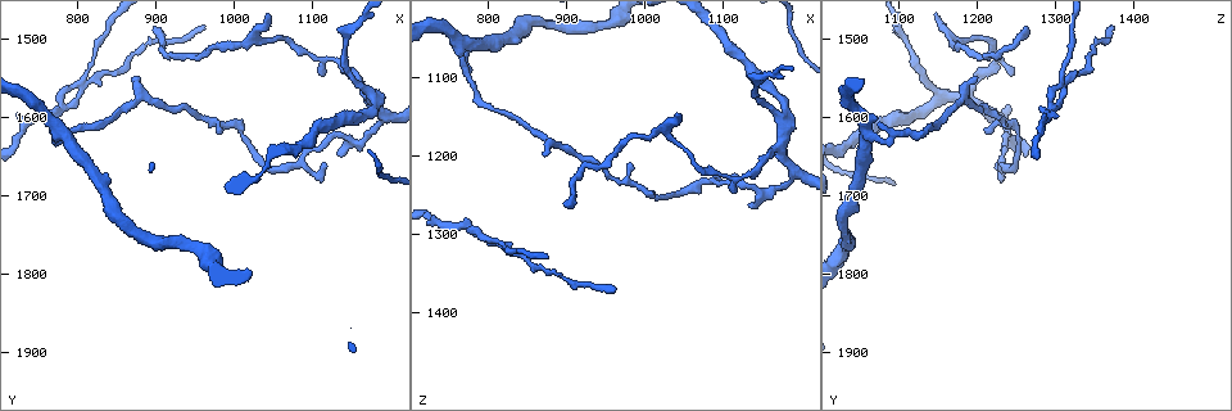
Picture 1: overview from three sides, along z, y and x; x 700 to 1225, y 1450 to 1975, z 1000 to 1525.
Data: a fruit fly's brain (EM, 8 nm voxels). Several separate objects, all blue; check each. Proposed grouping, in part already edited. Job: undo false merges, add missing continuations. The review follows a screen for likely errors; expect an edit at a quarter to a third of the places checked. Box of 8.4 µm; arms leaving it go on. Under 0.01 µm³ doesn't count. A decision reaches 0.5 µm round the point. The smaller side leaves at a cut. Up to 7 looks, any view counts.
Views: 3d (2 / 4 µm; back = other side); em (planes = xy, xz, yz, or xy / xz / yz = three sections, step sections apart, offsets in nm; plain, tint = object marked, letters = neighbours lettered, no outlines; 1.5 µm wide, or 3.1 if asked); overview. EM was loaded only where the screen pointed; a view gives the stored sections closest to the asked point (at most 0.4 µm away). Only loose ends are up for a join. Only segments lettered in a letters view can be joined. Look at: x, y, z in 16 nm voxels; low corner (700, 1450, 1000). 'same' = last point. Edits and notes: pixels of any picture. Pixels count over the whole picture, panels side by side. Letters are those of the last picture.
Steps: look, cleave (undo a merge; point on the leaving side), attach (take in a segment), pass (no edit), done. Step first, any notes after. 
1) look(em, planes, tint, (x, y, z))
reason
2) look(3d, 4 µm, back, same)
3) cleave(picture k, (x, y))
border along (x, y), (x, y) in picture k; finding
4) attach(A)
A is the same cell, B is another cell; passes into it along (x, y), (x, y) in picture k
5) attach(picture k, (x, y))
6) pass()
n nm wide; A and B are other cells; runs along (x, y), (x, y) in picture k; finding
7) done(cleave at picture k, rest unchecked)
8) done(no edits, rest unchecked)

look(3d, 2 µm, (1180, 1575, 1195))
arms part here

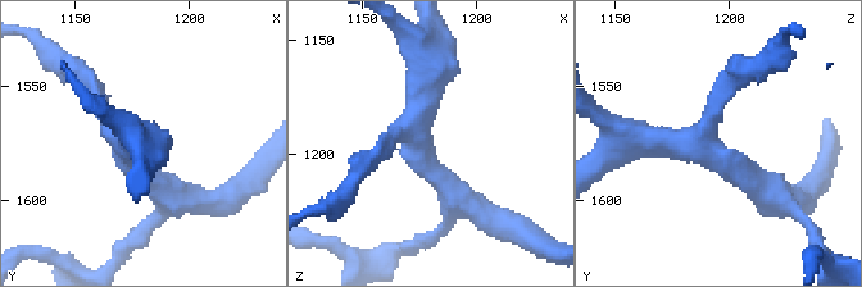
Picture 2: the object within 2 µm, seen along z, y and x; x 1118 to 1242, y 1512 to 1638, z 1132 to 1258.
look(em, planes, tint, (1175, 1577, 1194))
3 arms; shape alone is not enough

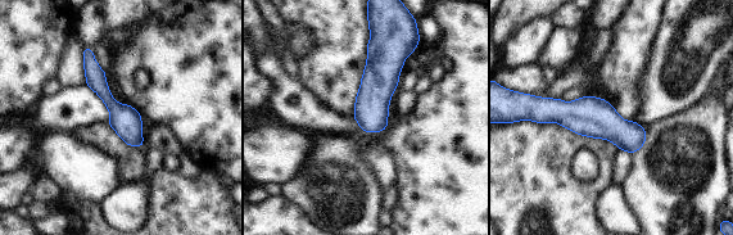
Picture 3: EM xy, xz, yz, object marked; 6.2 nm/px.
look(em, planes, letters, same)
what lies round it

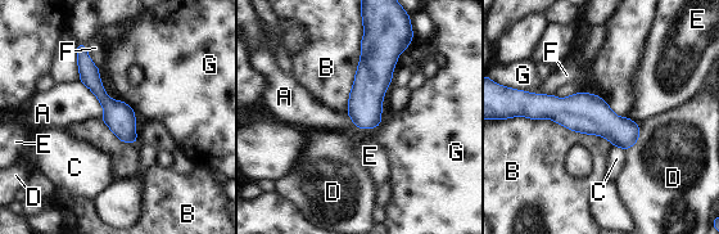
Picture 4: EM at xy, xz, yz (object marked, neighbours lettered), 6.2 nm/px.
pass()
A, B, C, D, E, F and G are other cells; runs along (529, 112), (584, 112), (636, 134) in picture 4; continuous, no second cell

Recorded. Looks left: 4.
look(3d, 4 µm, (960, 1485, 1370))
long arm stops here

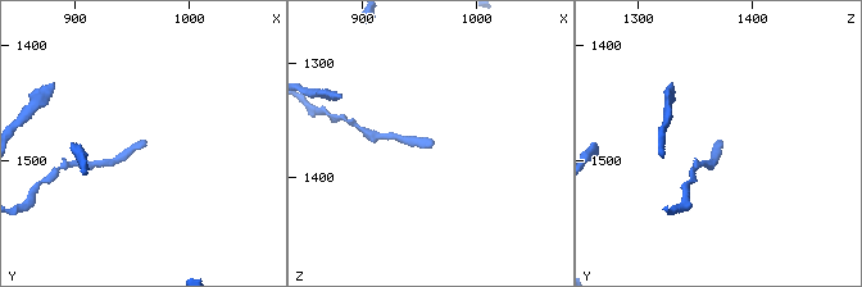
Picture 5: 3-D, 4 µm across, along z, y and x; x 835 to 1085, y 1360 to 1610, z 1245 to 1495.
look(em, yz, step 8, letters, (962, 1482, 1366))
need the tissue

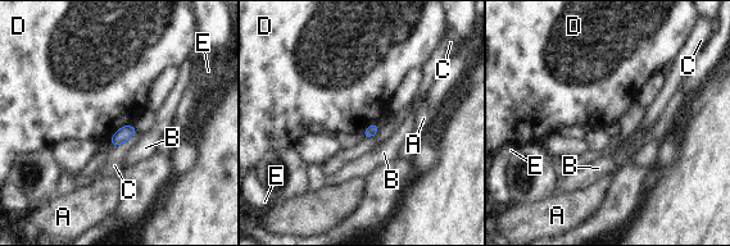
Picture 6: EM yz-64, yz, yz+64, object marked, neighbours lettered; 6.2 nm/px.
look(em, planes, letters, same)

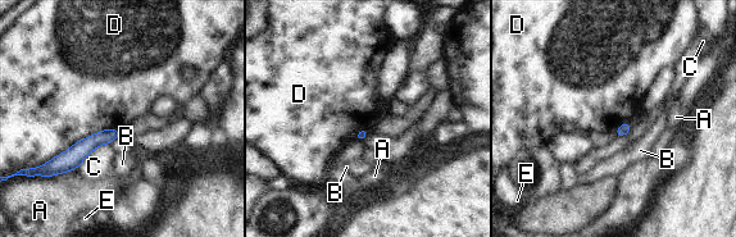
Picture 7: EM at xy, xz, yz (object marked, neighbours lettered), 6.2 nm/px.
pass()
A, B, C, D and E are other cells; runs along (114, 132), (57, 162) in picture 7; none of them fits

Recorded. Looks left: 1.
done(no edits, rest unchecked)

